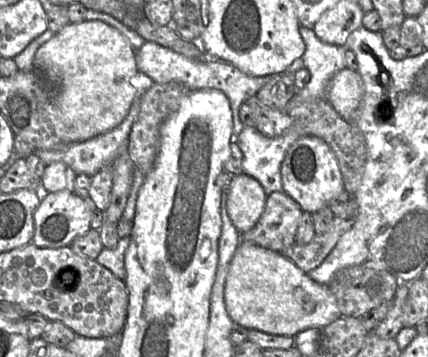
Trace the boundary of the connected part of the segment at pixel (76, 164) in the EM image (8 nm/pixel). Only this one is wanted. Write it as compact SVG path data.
M139 71L137 73L136 77L133 79L133 85L136 88L136 95L130 107L129 113L117 127L110 130L109 132L98 135L81 143L68 143L69 146L65 150L36 149L34 152L39 158L41 158L41 160L44 161L46 165L55 161L63 162L70 166L76 172L76 174L85 174L89 177L96 174L104 167L112 166L117 156L125 151L125 146L127 146L129 133L132 129L133 123L136 121L140 112L142 99L145 93L154 84L156 83L143 72Z

